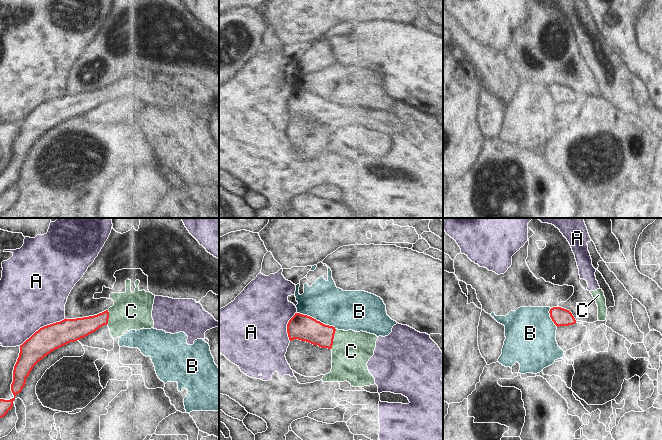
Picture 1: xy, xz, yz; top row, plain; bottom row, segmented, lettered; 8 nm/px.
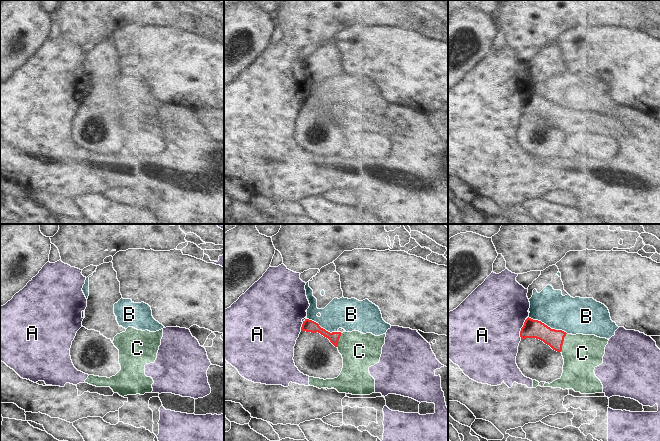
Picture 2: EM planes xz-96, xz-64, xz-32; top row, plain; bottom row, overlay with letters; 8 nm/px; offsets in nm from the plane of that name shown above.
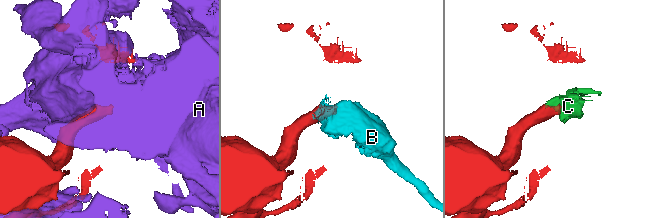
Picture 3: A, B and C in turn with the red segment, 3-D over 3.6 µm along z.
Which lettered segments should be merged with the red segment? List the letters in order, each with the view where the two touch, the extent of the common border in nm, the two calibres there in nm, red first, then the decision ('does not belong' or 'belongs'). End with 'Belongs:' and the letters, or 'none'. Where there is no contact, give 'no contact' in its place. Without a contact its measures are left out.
A: xy | 440 nm | 200/500 nm | does not belong
B: xz | 340 nm | 200/320 nm | does not belong
C: xz | 170 nm | 200/320 nm | belongs
Belongs: C

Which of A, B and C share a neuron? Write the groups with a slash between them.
A / B / C

